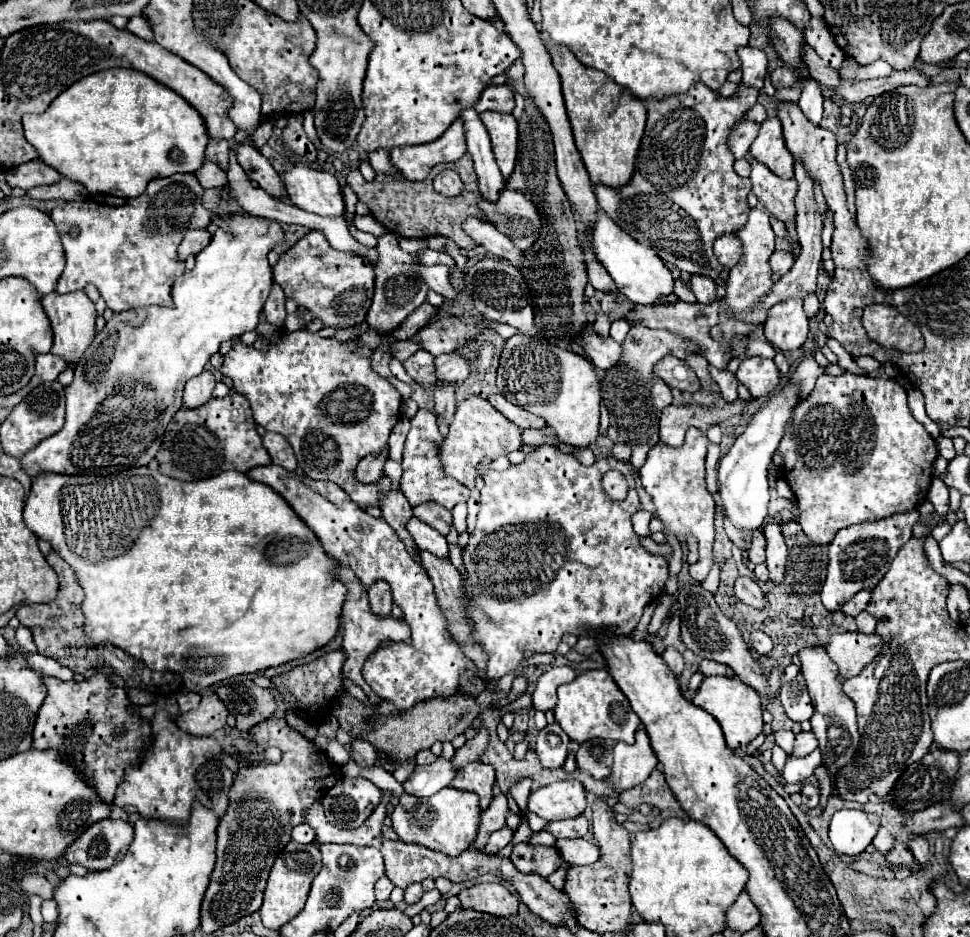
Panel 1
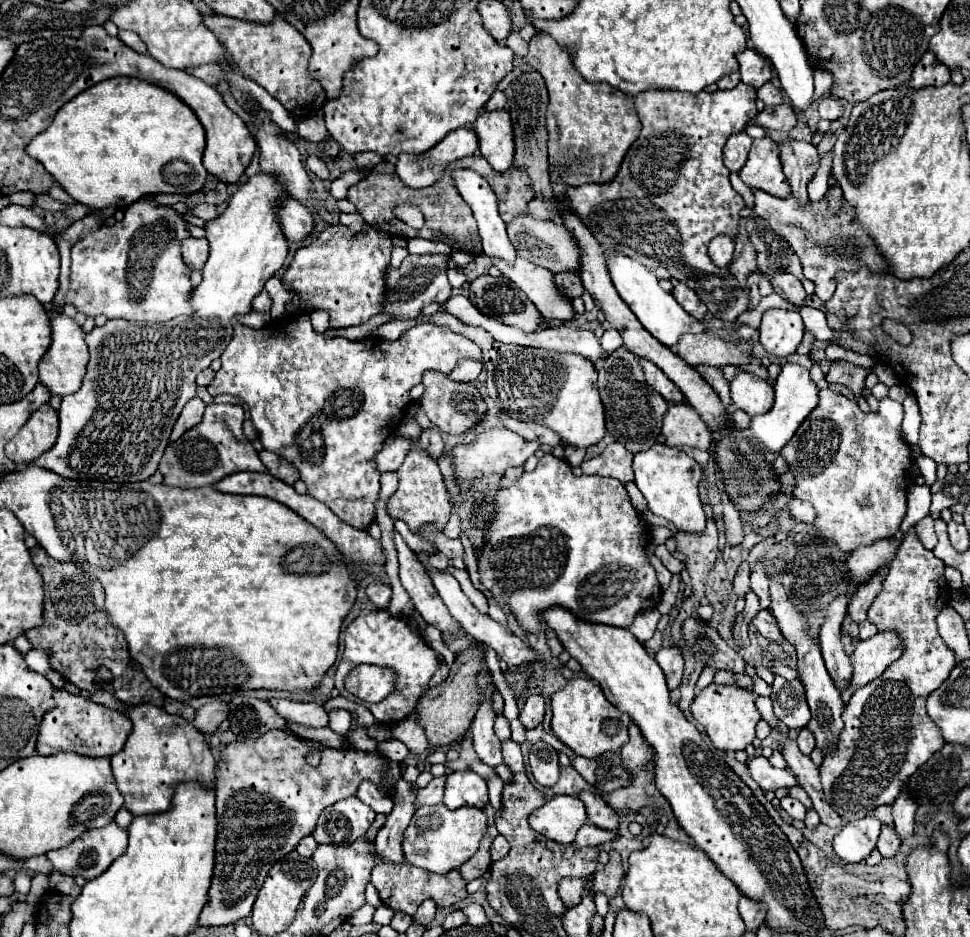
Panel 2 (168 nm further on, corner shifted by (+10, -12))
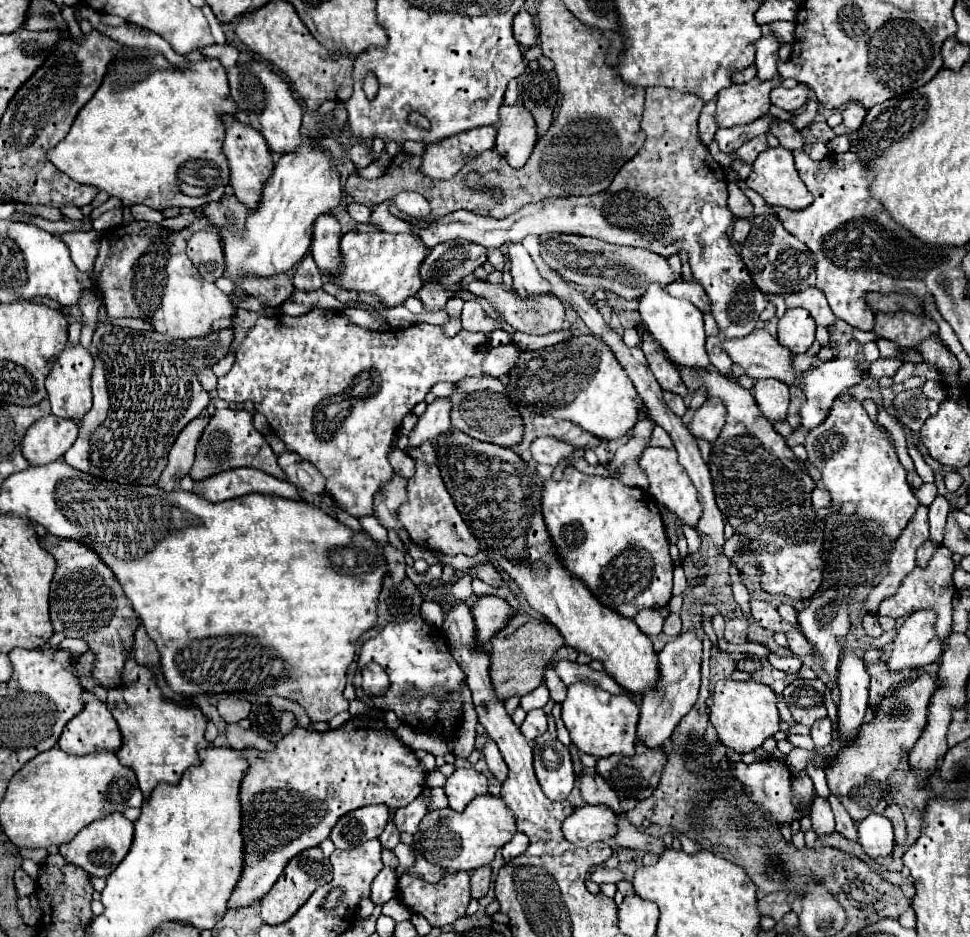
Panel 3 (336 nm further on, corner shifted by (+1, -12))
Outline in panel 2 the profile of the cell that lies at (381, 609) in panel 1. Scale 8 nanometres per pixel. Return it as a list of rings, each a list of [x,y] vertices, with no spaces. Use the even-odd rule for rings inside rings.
[[[376,580],[366,588],[366,594],[372,600],[372,604],[376,604],[378,608],[386,608],[390,602],[390,596],[392,596],[392,588],[388,584],[384,584],[382,580]]]

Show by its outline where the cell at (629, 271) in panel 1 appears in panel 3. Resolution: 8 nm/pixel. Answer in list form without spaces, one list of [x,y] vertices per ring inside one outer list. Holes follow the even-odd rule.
[[[653,282],[653,284],[647,284],[645,294],[639,296],[637,310],[641,314],[643,324],[647,324],[647,330],[663,346],[663,350],[673,360],[673,364],[689,366],[689,368],[707,368],[709,366],[709,358],[705,352],[703,314],[689,300],[679,300],[679,298],[669,296],[661,284]]]

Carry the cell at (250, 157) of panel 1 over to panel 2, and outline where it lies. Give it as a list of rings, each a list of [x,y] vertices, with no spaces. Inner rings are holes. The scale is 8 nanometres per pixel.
[[[284,198],[280,202],[280,208],[278,208],[276,216],[282,224],[282,230],[284,230],[286,238],[292,240],[292,242],[306,240],[314,230],[312,212],[308,212],[308,208],[304,208],[304,204],[300,204],[298,200]]]

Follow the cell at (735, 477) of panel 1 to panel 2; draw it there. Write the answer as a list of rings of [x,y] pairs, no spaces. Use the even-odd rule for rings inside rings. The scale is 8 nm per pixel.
[[[784,364],[782,372],[776,378],[774,390],[776,390],[776,402],[774,402],[772,410],[766,414],[754,416],[752,424],[750,424],[750,434],[752,434],[750,442],[766,454],[778,454],[784,448],[784,444],[798,430],[798,424],[806,420],[806,416],[812,412],[812,408],[816,408],[818,392],[820,392],[820,388],[810,378],[808,368],[804,368],[800,364]]]

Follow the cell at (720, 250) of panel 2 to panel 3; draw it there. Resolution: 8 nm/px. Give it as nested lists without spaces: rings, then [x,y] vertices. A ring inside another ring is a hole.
[[[743,218],[735,220],[731,232],[731,242],[743,244],[745,238],[747,238],[747,234],[749,234],[749,230],[751,230],[751,220],[743,220]]]

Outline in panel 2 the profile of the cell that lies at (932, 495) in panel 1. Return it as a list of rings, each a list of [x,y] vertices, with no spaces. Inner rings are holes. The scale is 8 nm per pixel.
[[[932,516],[922,518],[922,520],[914,526],[914,530],[916,530],[916,534],[918,534],[918,540],[922,540],[924,548],[934,550],[934,546],[938,544],[938,536],[936,536],[936,532],[934,532],[934,520],[932,520]]]

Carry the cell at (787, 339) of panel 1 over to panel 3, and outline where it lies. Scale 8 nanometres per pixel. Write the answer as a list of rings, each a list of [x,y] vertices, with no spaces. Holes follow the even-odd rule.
[[[789,308],[779,318],[777,340],[793,354],[803,354],[815,342],[815,320],[805,308]]]

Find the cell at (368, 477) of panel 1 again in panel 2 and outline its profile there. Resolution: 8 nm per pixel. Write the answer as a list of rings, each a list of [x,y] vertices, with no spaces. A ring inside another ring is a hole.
[[[388,436],[388,440],[384,442],[384,450],[378,454],[376,464],[380,472],[388,472],[388,470],[398,470],[404,456],[408,454],[408,450],[412,450],[412,444],[408,444],[408,440],[404,440],[402,436]]]

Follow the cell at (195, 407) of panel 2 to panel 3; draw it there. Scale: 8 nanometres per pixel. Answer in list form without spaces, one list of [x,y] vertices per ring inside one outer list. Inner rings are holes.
[[[205,410],[201,416],[197,416],[197,420],[189,422],[185,426],[185,430],[181,432],[181,436],[177,438],[177,442],[173,444],[173,448],[169,452],[167,468],[161,474],[157,486],[161,486],[163,490],[177,490],[177,480],[181,476],[189,474],[189,468],[193,466],[197,440],[201,436],[201,432],[205,430],[205,426],[209,424],[209,418],[211,418],[211,414]]]

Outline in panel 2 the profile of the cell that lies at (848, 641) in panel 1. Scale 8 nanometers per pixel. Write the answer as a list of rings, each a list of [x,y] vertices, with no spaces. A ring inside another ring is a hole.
[[[878,632],[870,640],[862,640],[852,652],[854,676],[852,684],[868,684],[904,652],[902,636],[896,632]]]

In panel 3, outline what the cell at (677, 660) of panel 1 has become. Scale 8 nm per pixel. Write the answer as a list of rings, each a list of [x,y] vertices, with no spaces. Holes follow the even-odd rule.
[[[687,632],[687,634],[681,634],[681,636],[673,638],[671,642],[667,642],[665,648],[659,652],[659,668],[661,668],[661,680],[655,686],[655,690],[651,690],[643,696],[641,718],[639,718],[639,726],[637,726],[639,740],[651,750],[663,748],[667,744],[667,740],[671,738],[679,720],[691,710],[691,706],[697,700],[699,678],[701,678],[701,674],[699,674],[701,640],[697,638],[697,634]]]

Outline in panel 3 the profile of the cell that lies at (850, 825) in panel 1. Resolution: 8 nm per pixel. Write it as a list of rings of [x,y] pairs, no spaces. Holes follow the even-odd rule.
[[[869,814],[859,822],[859,844],[871,858],[887,856],[893,852],[893,826],[881,814]]]

